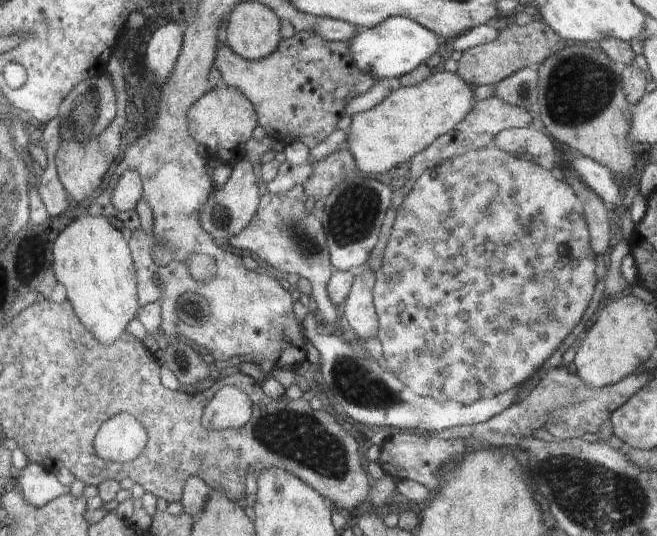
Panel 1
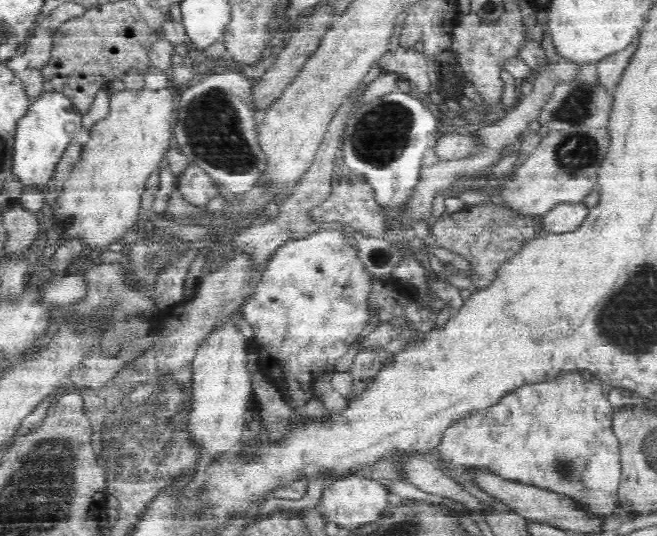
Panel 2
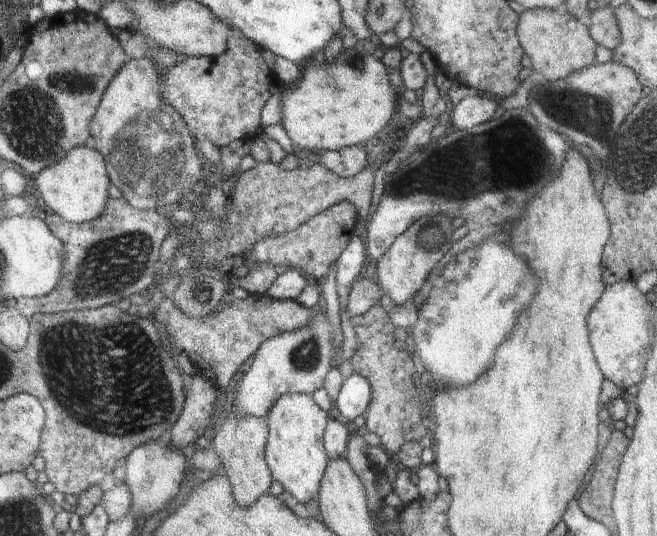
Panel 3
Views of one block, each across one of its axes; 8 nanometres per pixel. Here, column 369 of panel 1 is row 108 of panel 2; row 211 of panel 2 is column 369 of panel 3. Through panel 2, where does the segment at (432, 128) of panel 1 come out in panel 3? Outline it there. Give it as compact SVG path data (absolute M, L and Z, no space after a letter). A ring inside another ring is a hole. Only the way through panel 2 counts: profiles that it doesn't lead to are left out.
M359 46L340 54L332 63L320 66L314 66L312 60L302 63L301 78L282 92L285 106L280 124L295 147L340 151L345 147L364 146L374 138L396 110L396 90L384 66Z

